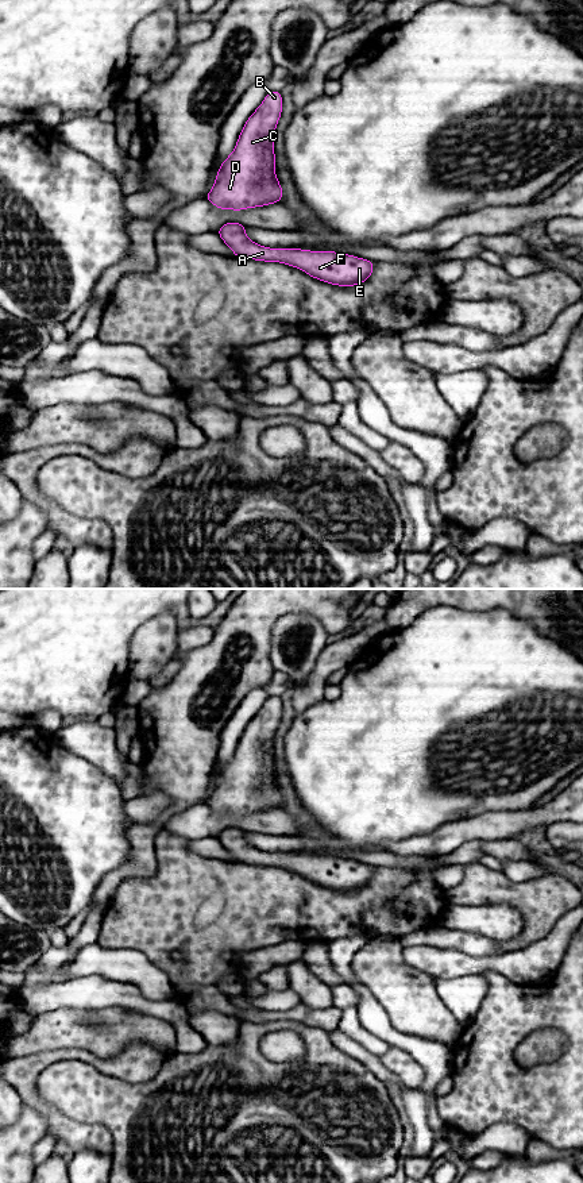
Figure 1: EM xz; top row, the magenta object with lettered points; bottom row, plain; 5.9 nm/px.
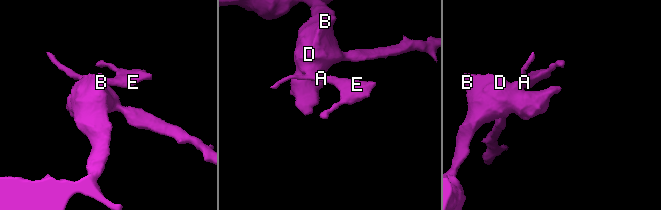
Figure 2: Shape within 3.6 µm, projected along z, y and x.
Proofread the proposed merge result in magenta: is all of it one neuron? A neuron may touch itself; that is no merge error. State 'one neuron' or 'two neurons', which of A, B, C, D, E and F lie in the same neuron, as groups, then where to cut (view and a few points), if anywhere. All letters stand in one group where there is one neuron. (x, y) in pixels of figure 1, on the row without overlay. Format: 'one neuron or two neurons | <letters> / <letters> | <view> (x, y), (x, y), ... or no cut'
one neuron | A B C D E F | no cut

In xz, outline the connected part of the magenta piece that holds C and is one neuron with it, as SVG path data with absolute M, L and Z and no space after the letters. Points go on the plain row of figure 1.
M270 695L262 709L247 724L235 755L221 767L216 786L204 802L219 814L243 816L281 808L283 794L275 782L274 739L283 710L279 695Z

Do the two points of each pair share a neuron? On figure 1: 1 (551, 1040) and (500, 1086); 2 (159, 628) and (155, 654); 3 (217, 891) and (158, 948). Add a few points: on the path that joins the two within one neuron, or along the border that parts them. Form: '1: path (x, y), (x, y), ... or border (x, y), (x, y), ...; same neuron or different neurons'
1: border (513, 1052), (522, 1066), (553, 1060); different neurons
2: path (158, 635), (155, 647); same neuron
3: path (203, 906), (173, 933); same neuron

